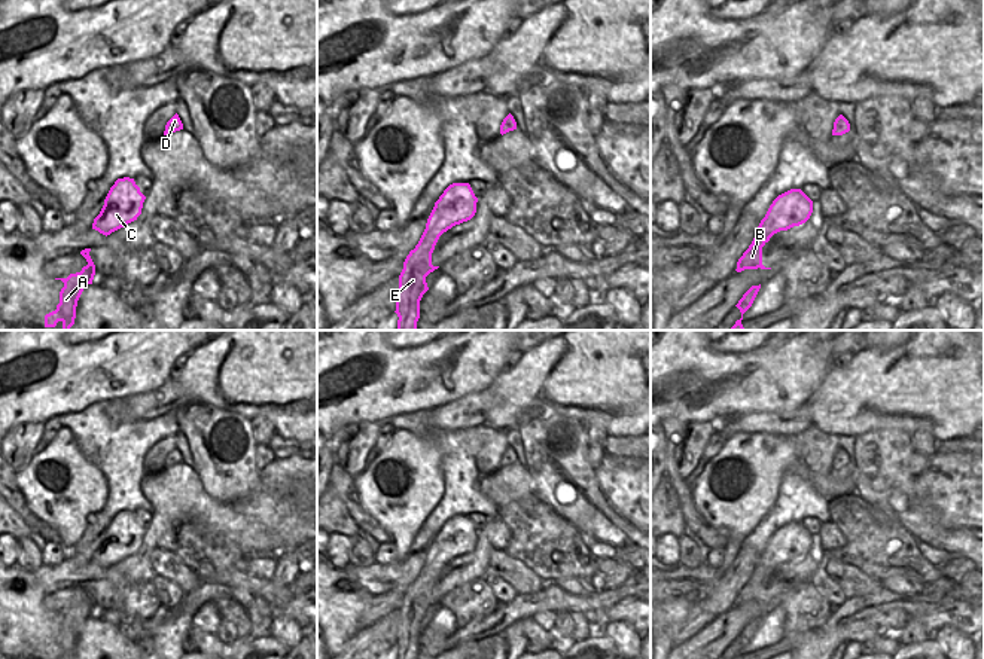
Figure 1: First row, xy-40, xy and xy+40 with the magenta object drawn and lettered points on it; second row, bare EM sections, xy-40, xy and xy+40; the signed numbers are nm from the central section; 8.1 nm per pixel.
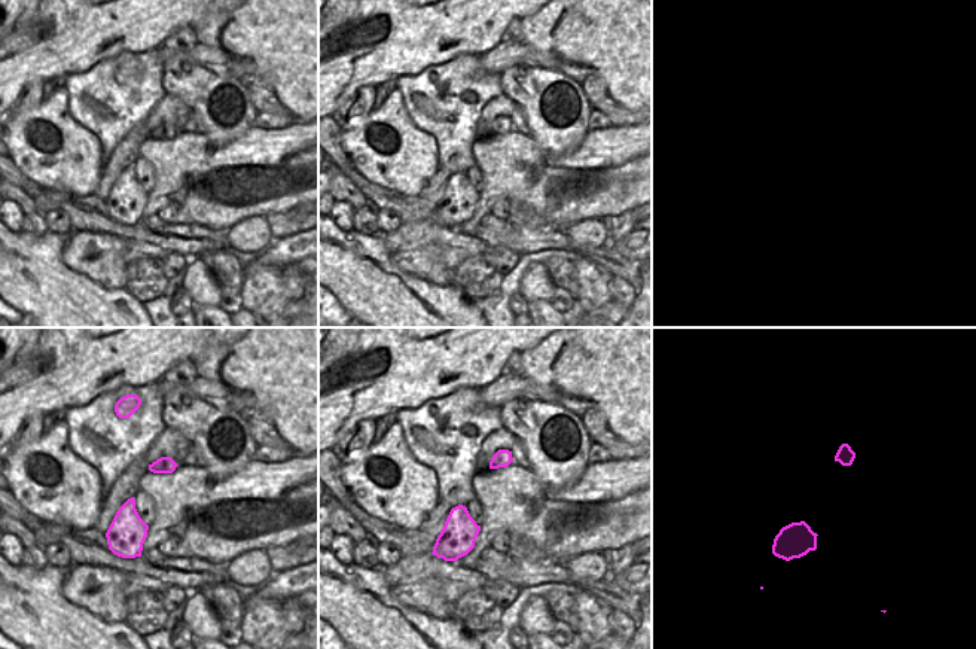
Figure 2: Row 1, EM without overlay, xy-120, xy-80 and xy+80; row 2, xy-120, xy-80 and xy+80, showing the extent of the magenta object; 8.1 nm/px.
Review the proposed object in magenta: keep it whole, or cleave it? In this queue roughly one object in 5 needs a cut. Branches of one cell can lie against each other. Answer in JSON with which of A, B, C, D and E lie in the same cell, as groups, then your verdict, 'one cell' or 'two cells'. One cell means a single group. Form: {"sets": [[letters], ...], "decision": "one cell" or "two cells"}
{"sets": [["A", "B", "C", "D", "E"]], "decision": "one cell"}

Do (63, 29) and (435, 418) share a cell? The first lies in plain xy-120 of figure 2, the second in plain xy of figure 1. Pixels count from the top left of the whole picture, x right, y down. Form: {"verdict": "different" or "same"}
{"verdict": "different"}

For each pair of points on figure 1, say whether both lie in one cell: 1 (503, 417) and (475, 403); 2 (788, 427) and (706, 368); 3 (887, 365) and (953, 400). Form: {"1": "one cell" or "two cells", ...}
{"1": "two cells", "2": "two cells", "3": "one cell"}

